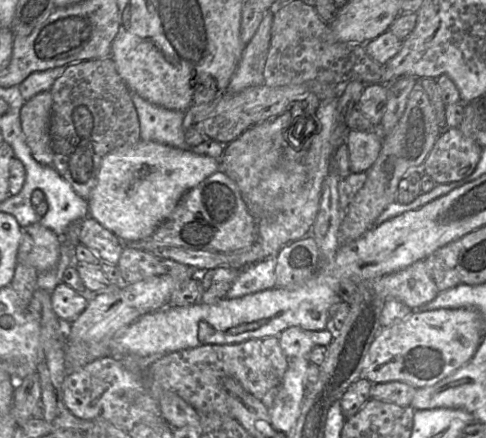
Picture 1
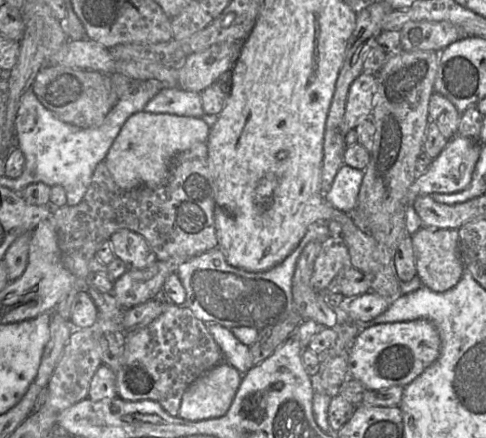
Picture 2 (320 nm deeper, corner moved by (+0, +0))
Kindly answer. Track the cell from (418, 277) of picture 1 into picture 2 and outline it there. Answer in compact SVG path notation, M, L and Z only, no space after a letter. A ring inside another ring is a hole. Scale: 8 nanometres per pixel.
M421 227L411 235L415 254L416 275L422 287L434 292L445 292L453 288L464 274L465 268L458 248L457 229L430 229Z

